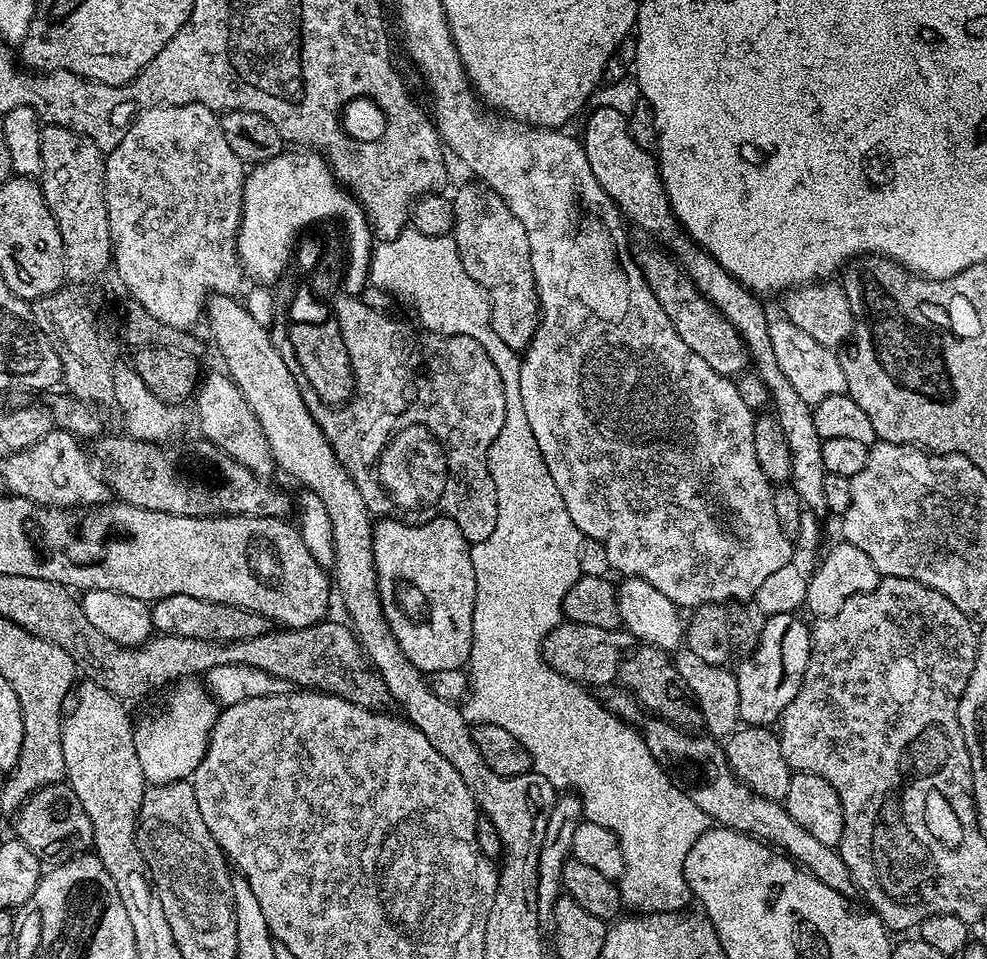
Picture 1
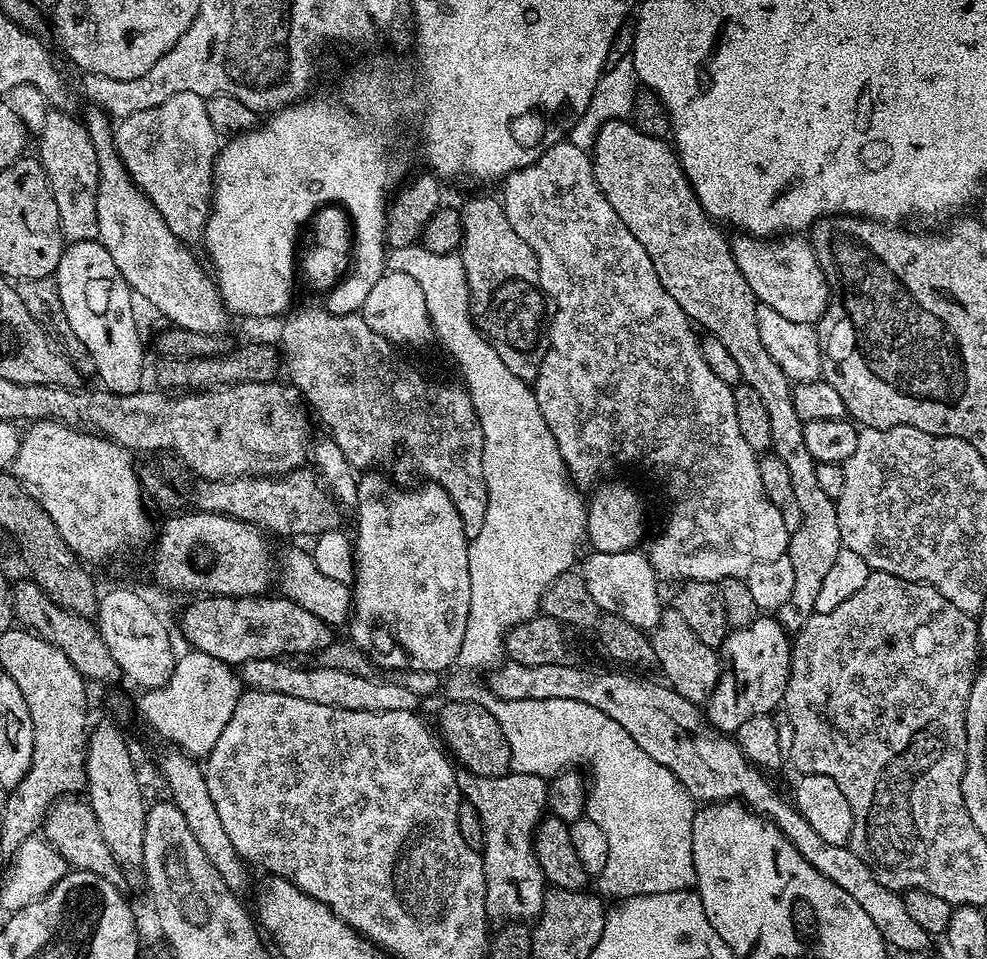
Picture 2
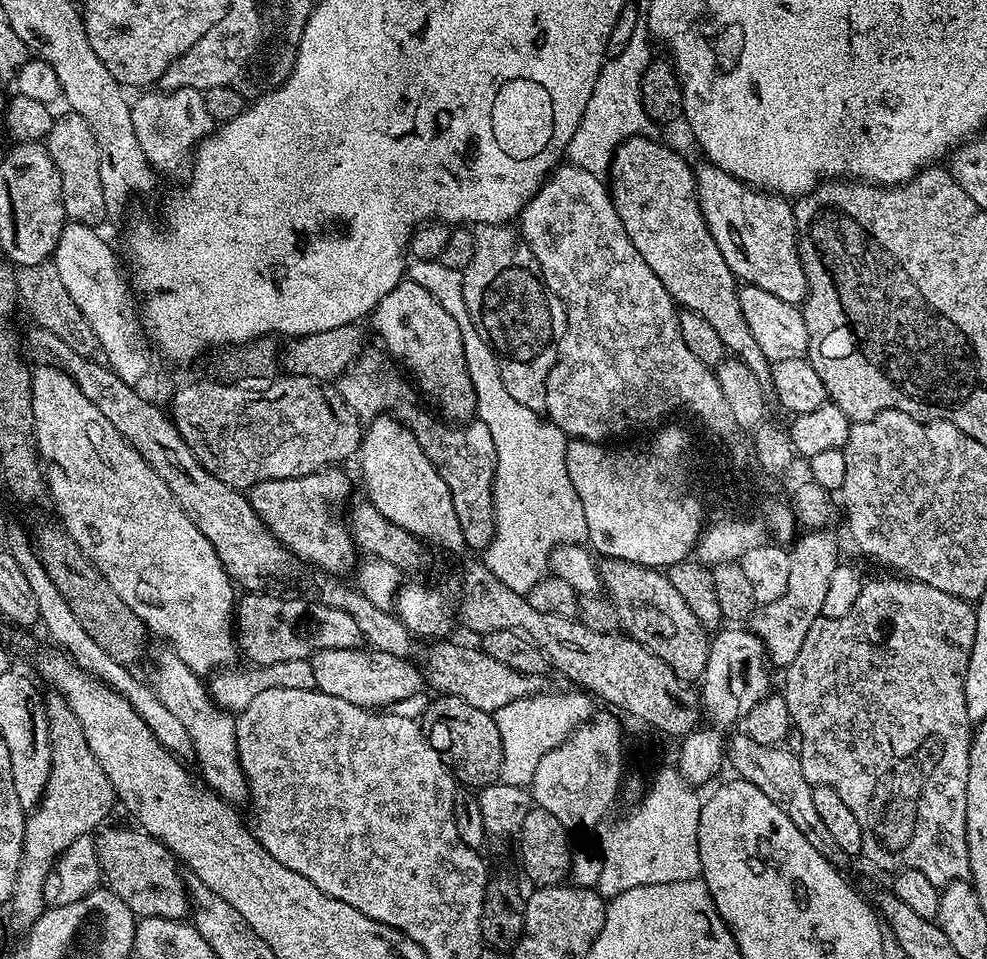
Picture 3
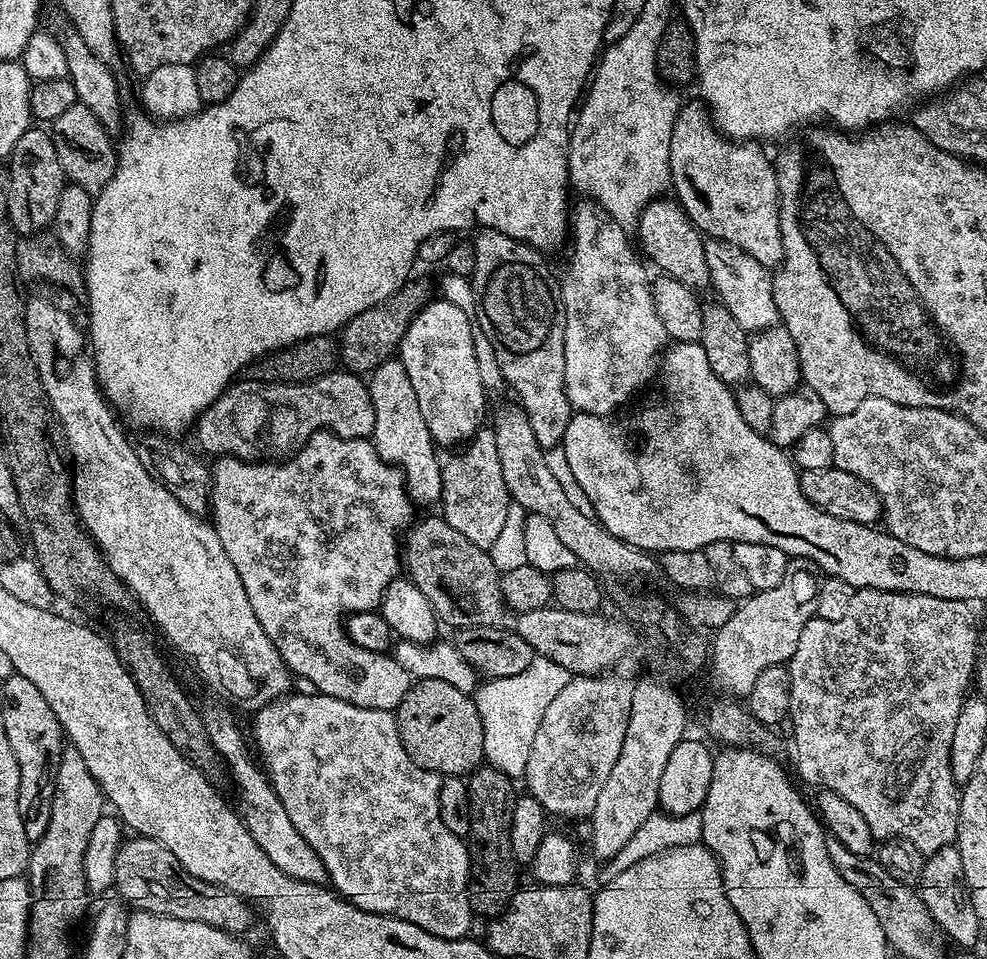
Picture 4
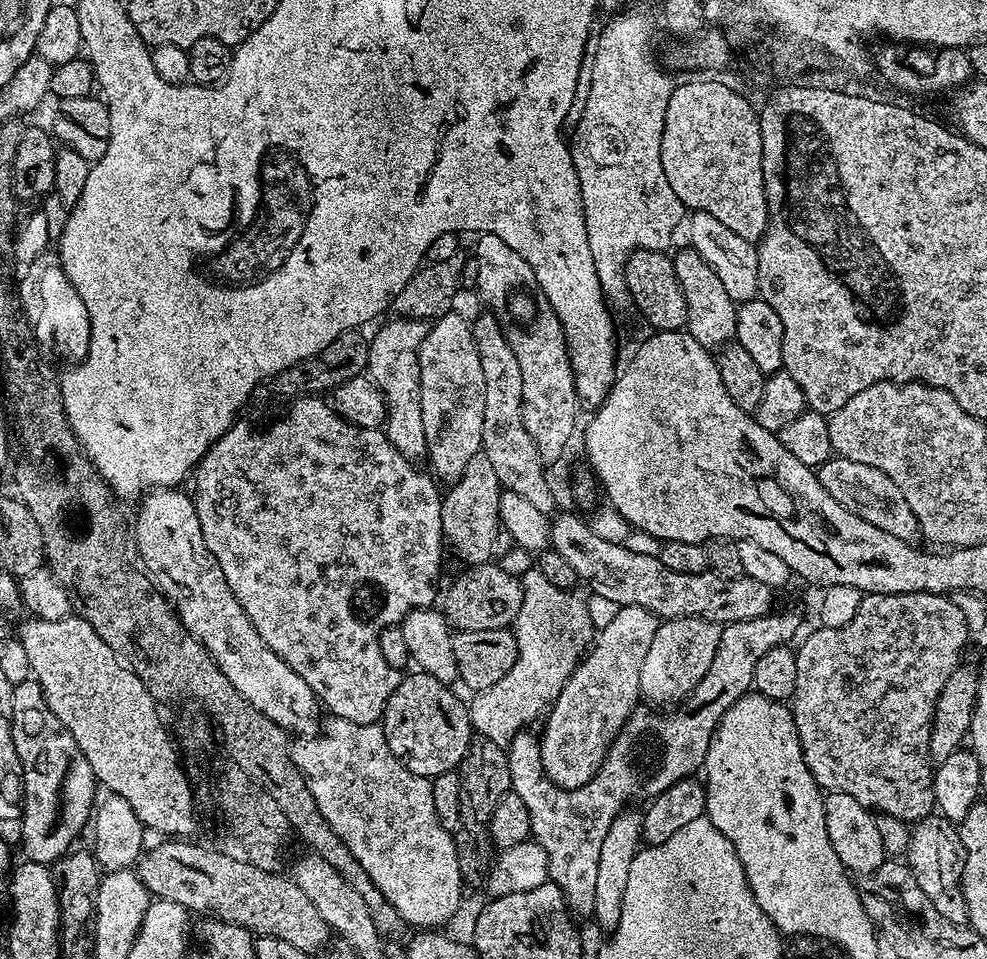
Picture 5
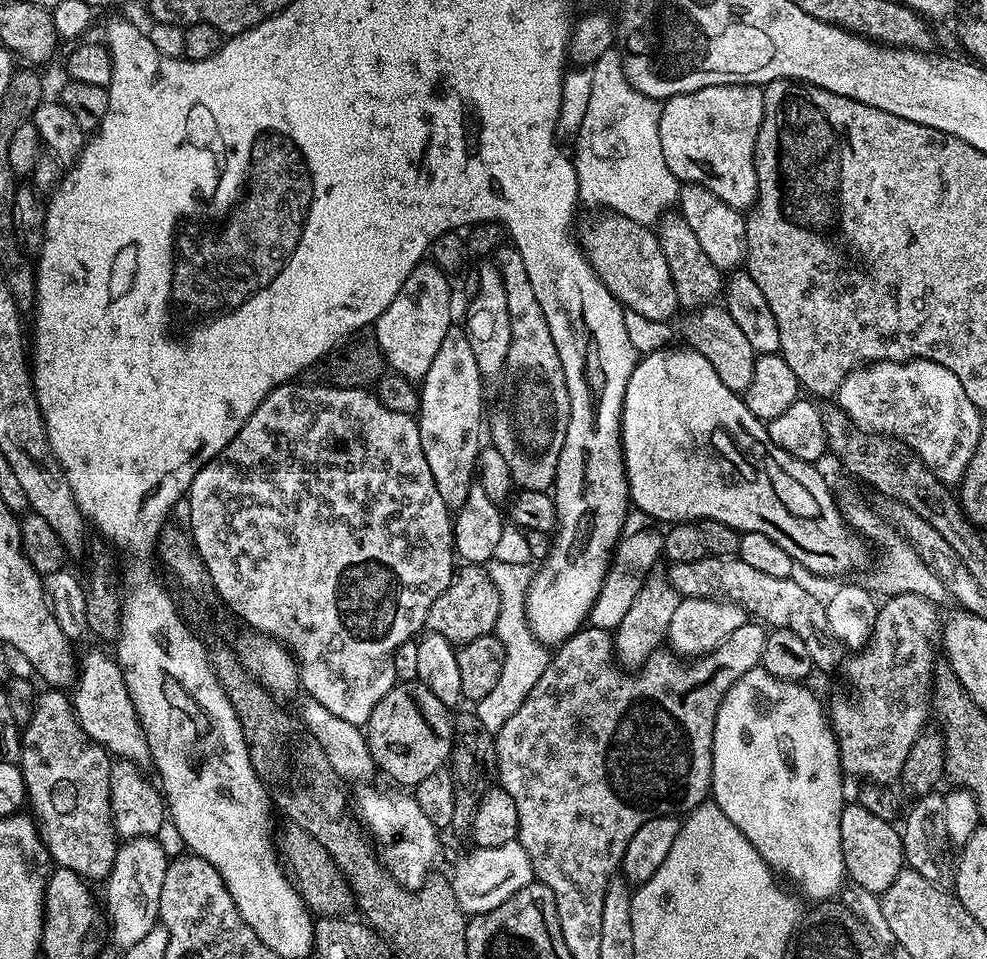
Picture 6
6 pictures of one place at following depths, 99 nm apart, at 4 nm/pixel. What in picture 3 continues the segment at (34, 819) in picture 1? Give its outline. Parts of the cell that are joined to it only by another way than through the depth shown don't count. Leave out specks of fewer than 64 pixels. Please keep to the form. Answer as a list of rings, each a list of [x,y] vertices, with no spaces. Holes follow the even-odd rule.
[[[101,827],[94,838],[96,857],[108,890],[121,898],[138,918],[185,919],[190,910],[190,892],[187,892],[179,867],[165,845],[143,830],[108,827]]]

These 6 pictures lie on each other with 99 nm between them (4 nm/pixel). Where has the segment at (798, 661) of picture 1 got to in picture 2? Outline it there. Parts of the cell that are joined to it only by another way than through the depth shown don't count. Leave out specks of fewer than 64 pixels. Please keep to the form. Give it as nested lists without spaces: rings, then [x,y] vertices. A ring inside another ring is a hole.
[[[760,614],[745,628],[733,628],[718,649],[721,662],[720,677],[711,698],[706,701],[706,719],[717,733],[734,734],[742,722],[755,716],[767,716],[781,707],[784,691],[790,678],[792,666],[792,640],[789,632],[780,625],[779,619],[768,614]]]

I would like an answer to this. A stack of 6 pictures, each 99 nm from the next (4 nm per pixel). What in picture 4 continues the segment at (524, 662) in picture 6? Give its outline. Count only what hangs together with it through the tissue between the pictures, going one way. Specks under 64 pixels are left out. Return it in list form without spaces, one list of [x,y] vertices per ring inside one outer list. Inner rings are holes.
[[[537,655],[530,662],[530,666],[522,670],[522,674],[488,680],[477,687],[474,699],[482,718],[484,760],[491,767],[502,770],[502,774],[513,778],[523,777],[534,736],[538,726],[542,724],[542,716],[569,679],[570,673],[558,666],[558,662]]]

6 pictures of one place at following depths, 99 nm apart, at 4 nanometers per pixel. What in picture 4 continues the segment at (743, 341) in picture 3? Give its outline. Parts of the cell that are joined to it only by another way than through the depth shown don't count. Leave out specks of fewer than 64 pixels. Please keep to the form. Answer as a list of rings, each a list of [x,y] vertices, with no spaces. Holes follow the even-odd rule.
[[[661,198],[650,201],[642,210],[638,221],[639,228],[641,244],[639,247],[642,252],[644,247],[643,255],[649,261],[652,259],[660,267],[659,271],[663,275],[678,278],[678,282],[693,290],[709,287],[711,276],[710,266],[706,264],[705,237],[699,228],[692,225],[688,215],[684,213],[684,207],[675,199]]]

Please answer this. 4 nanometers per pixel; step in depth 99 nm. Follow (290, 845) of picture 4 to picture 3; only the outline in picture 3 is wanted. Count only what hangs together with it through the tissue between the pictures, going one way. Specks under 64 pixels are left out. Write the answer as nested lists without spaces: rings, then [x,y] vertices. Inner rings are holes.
[[[175,654],[167,655],[161,658],[156,673],[150,679],[150,688],[162,706],[166,706],[182,726],[186,726],[192,743],[192,756],[200,767],[203,783],[216,795],[229,802],[237,802],[247,795],[248,786],[244,771],[240,769],[240,759],[236,757],[236,716],[215,703],[197,673],[191,672]]]

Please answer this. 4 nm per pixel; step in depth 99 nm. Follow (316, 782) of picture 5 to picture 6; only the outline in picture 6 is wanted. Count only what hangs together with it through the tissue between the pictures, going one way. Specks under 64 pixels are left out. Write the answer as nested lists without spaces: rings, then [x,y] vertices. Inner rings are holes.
[[[364,788],[360,792],[360,797],[356,800],[356,812],[360,815],[360,820],[362,823],[365,824],[366,827],[372,831],[371,839],[374,841],[375,847],[378,849],[378,859],[381,864],[384,866],[385,872],[388,873],[389,876],[392,877],[393,880],[396,881],[397,884],[400,885],[401,888],[407,888],[409,890],[419,890],[423,887],[425,880],[427,880],[430,876],[430,873],[433,871],[432,863],[436,860],[436,855],[440,852],[440,836],[441,833],[432,825],[430,822],[430,818],[426,818],[426,814],[422,814],[422,806],[418,806],[418,802],[416,801],[415,795],[409,794],[408,796],[406,793],[407,791],[404,790],[396,790],[400,792],[379,792],[376,788]]]

